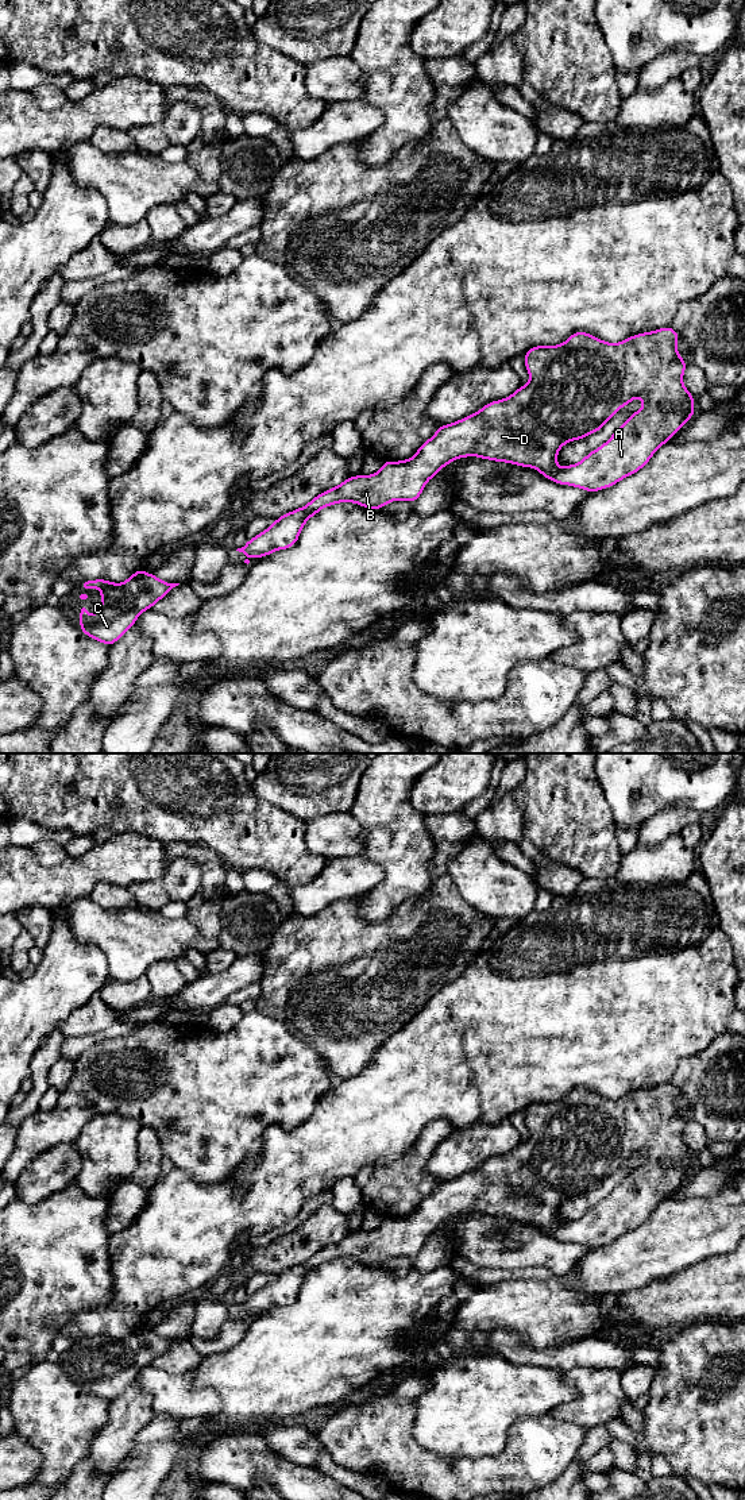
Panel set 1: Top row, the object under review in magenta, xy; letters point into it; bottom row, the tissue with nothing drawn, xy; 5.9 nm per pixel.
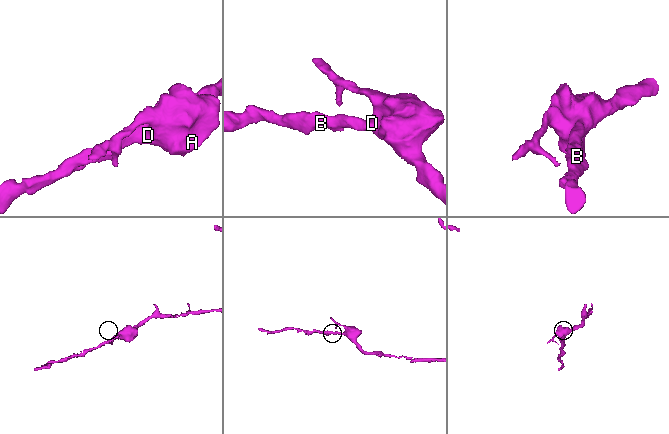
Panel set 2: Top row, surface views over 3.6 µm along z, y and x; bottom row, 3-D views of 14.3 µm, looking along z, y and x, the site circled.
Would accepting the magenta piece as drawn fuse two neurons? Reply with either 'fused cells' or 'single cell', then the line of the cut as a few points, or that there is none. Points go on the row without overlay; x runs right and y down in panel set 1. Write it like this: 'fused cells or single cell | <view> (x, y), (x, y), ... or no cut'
single cell | no cut

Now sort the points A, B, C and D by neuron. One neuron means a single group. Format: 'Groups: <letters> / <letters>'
Groups: A B C D

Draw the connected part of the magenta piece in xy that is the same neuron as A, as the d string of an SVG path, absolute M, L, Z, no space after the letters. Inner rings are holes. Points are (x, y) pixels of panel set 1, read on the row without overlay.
M664 1083L633 1091L619 1099L607 1099L578 1087L563 1100L532 1103L524 1110L530 1135L512 1152L491 1157L452 1180L440 1181L410 1215L386 1216L378 1229L348 1233L304 1264L275 1275L273 1281L248 1295L247 1300L236 1307L247 1312L244 1319L248 1320L250 1314L263 1314L274 1307L287 1306L297 1299L302 1283L310 1273L339 1258L354 1258L372 1266L399 1256L414 1260L426 1238L444 1222L471 1211L532 1223L555 1239L584 1245L588 1249L607 1245L641 1226L695 1169L694 1152L683 1141L683 1130L688 1121L678 1110L678 1098L678 1088L672 1083ZM636 1153L642 1154L642 1164L632 1169L606 1199L587 1210L582 1218L557 1223L557 1210L565 1199L598 1188Z

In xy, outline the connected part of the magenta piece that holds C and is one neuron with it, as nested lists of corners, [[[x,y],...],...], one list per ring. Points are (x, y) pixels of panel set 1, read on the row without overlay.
[[[143,1326],[135,1327],[123,1339],[113,1339],[107,1335],[82,1337],[81,1345],[100,1345],[101,1364],[94,1372],[88,1372],[88,1362],[80,1362],[80,1385],[84,1391],[111,1403],[147,1365],[151,1365],[159,1356],[180,1339],[167,1339],[147,1330]]]

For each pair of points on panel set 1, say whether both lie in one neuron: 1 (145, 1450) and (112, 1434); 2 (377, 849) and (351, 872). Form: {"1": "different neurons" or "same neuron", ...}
{"1": "different neurons", "2": "different neurons"}

